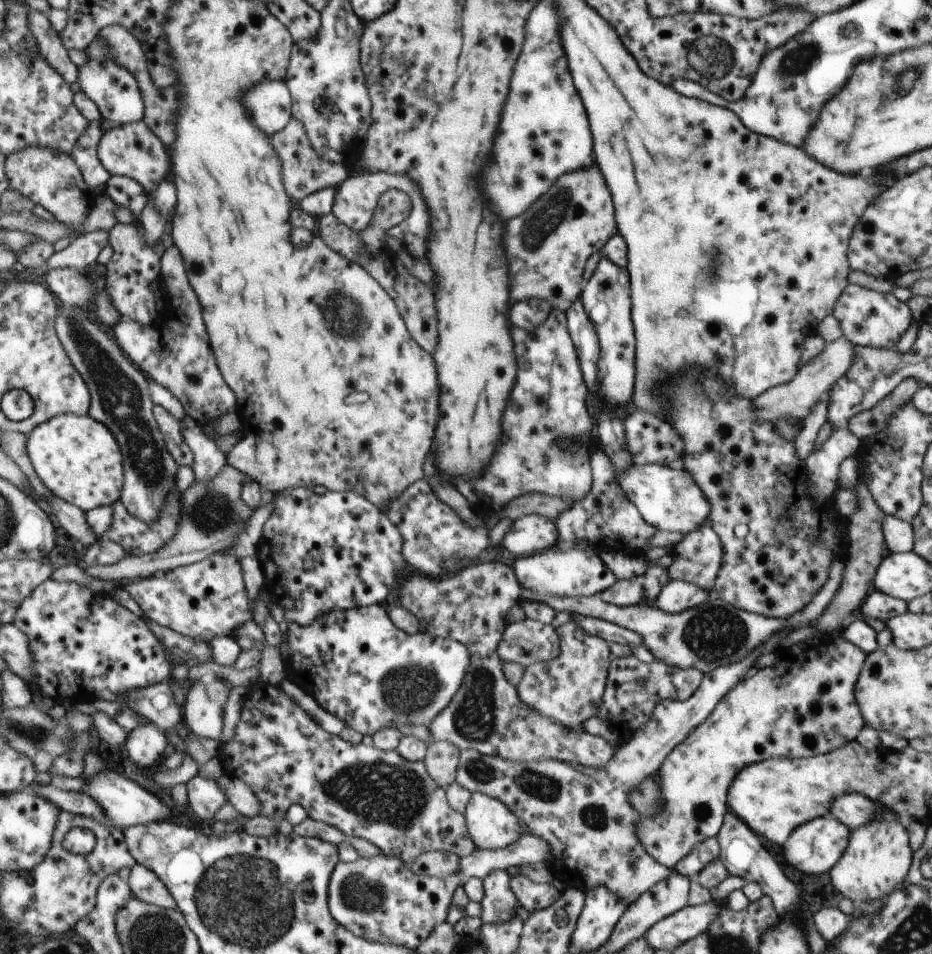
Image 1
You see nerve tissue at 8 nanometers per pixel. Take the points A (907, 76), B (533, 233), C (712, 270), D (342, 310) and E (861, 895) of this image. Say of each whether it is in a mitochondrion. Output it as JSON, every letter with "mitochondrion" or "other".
{"A":"mitochondrion","B":"mitochondrion","C":"mitochondrion","D":"mitochondrion","E":"other"}

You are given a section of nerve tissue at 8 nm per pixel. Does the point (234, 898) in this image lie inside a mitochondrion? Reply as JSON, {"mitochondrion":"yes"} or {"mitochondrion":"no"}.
{"mitochondrion":"yes"}

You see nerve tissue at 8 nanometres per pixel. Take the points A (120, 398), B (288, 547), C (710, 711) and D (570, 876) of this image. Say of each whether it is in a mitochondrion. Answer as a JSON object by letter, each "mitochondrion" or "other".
{"A":"mitochondrion","B":"other","C":"other","D":"other"}

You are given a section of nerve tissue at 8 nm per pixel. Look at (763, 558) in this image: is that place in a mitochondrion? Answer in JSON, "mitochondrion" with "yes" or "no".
{"mitochondrion":"no"}

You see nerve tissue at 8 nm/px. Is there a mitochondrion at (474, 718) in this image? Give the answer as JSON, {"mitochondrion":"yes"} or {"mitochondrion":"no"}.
{"mitochondrion":"yes"}

